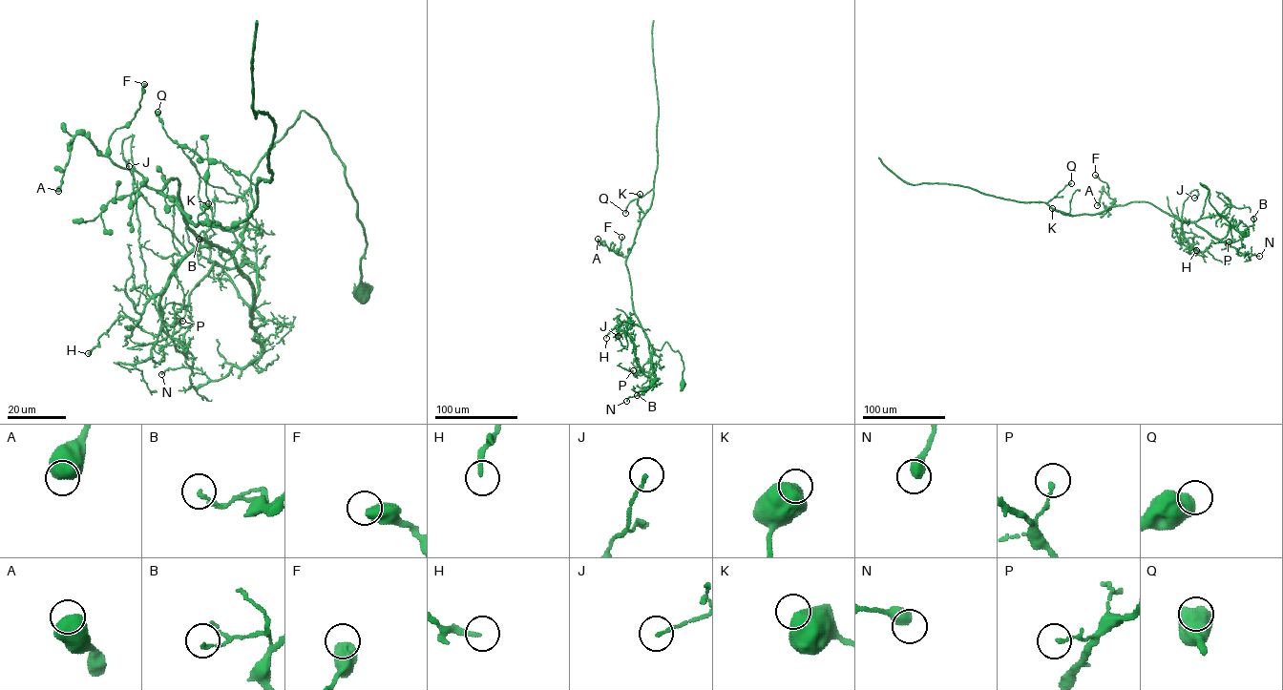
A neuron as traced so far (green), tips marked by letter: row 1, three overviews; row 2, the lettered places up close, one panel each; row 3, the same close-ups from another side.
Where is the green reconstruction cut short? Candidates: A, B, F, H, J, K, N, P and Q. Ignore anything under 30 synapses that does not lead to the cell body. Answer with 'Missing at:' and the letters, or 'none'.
Missing at: none

